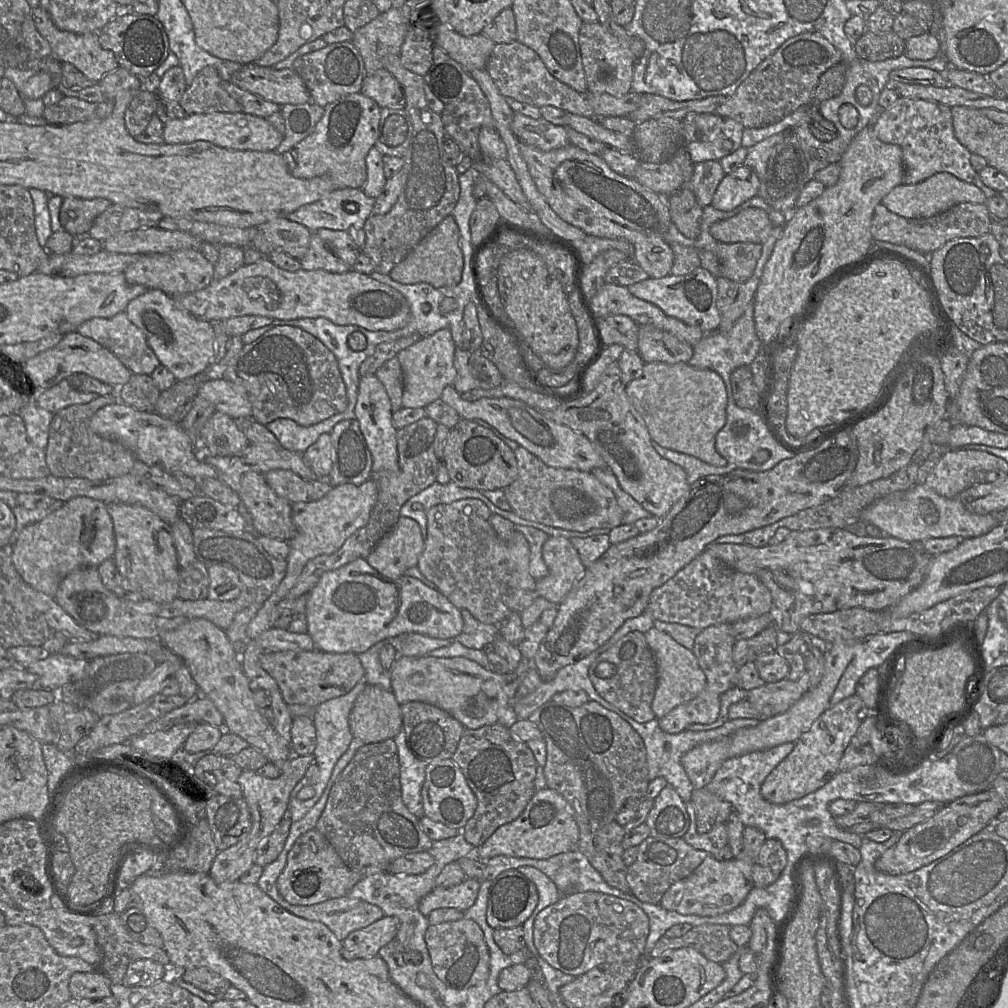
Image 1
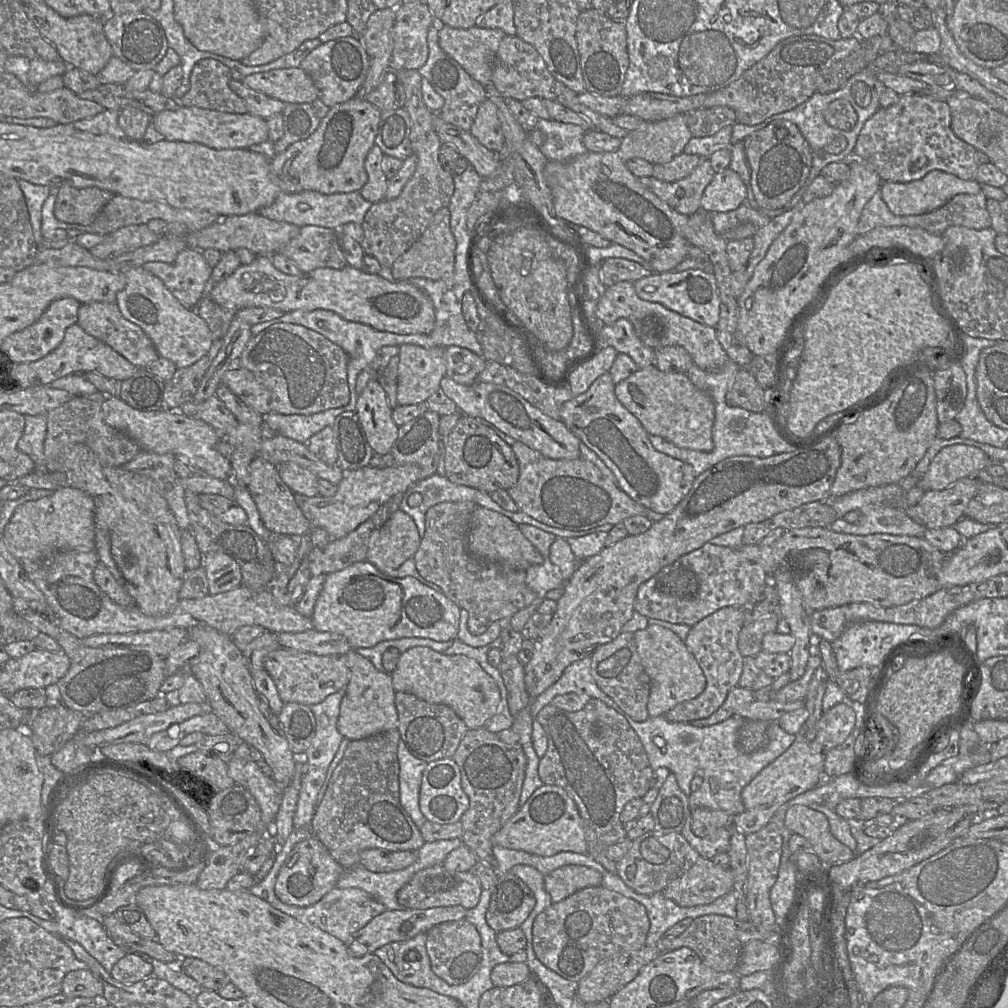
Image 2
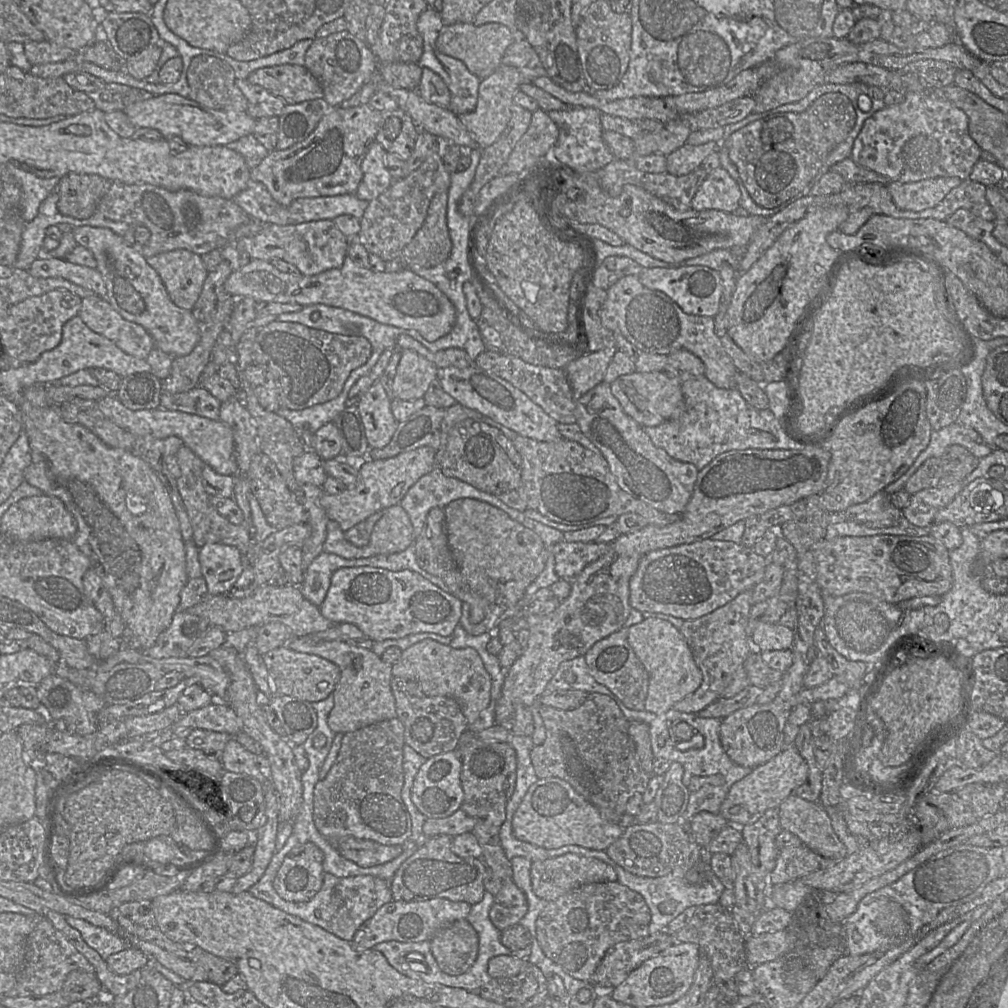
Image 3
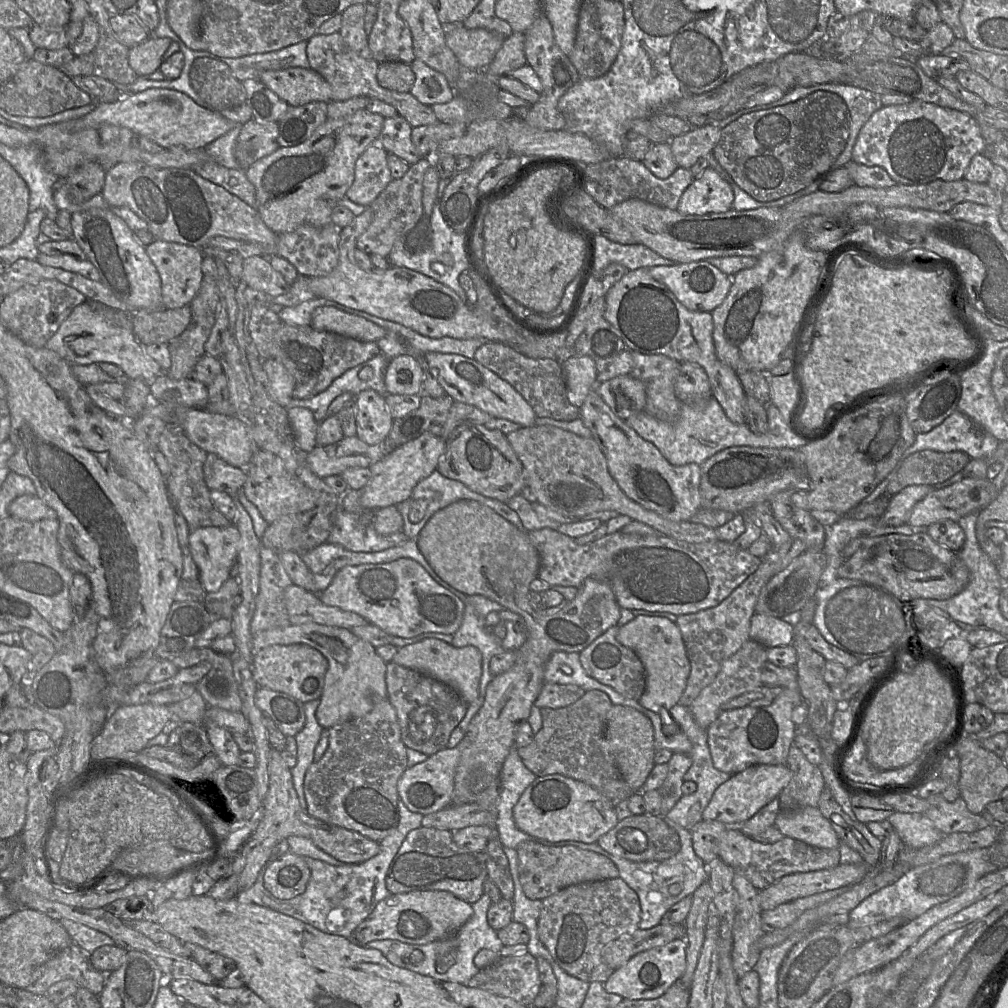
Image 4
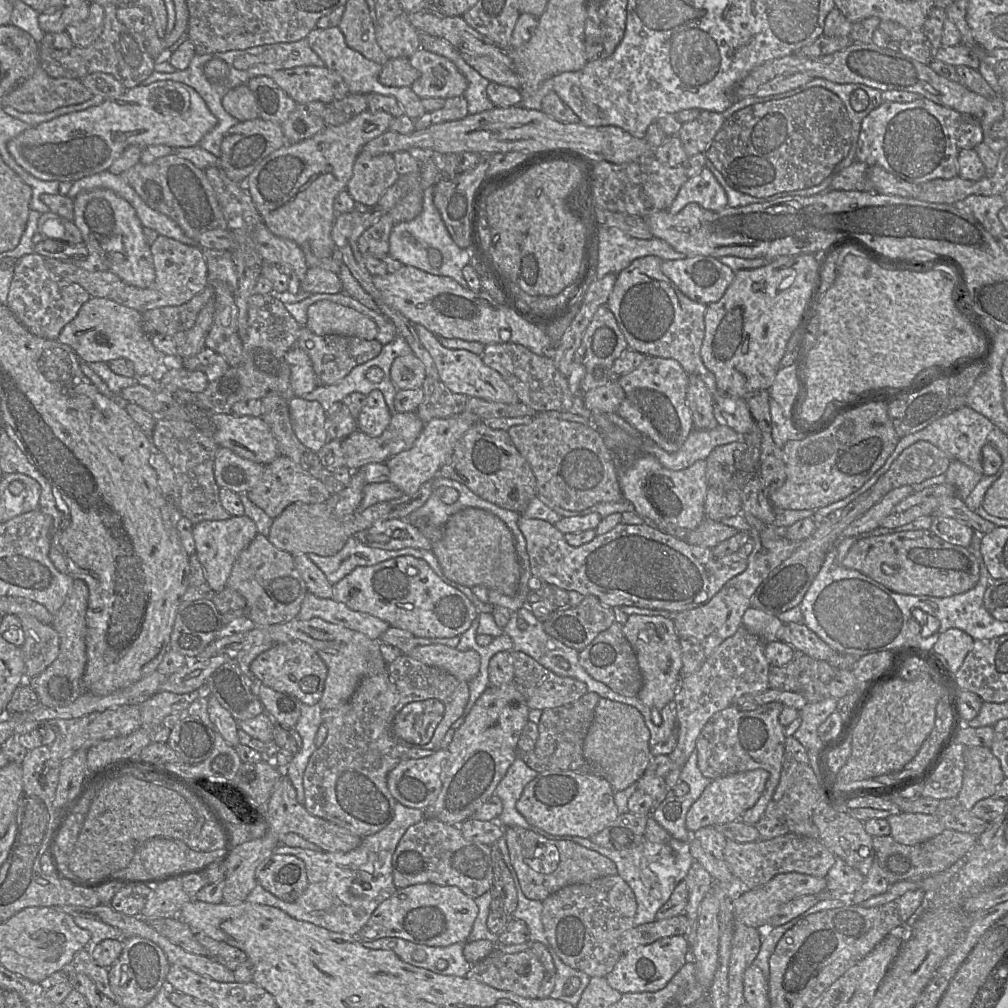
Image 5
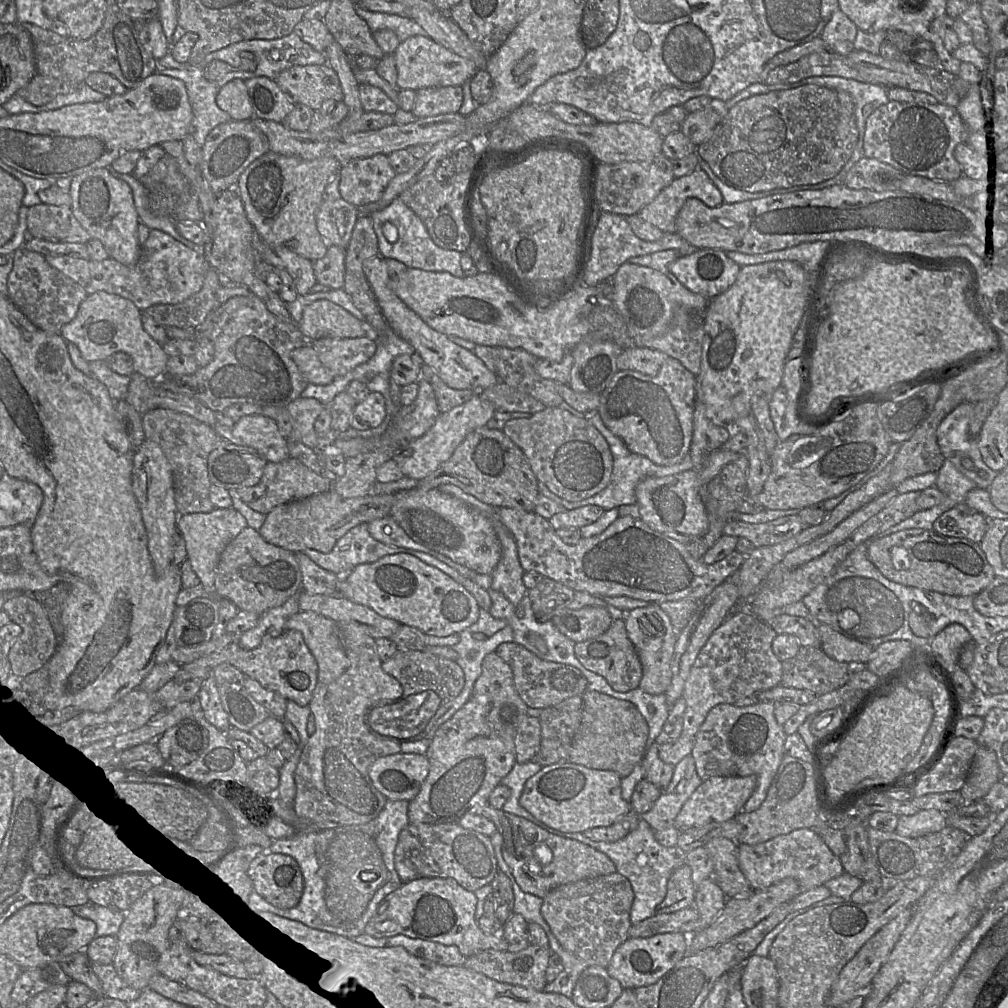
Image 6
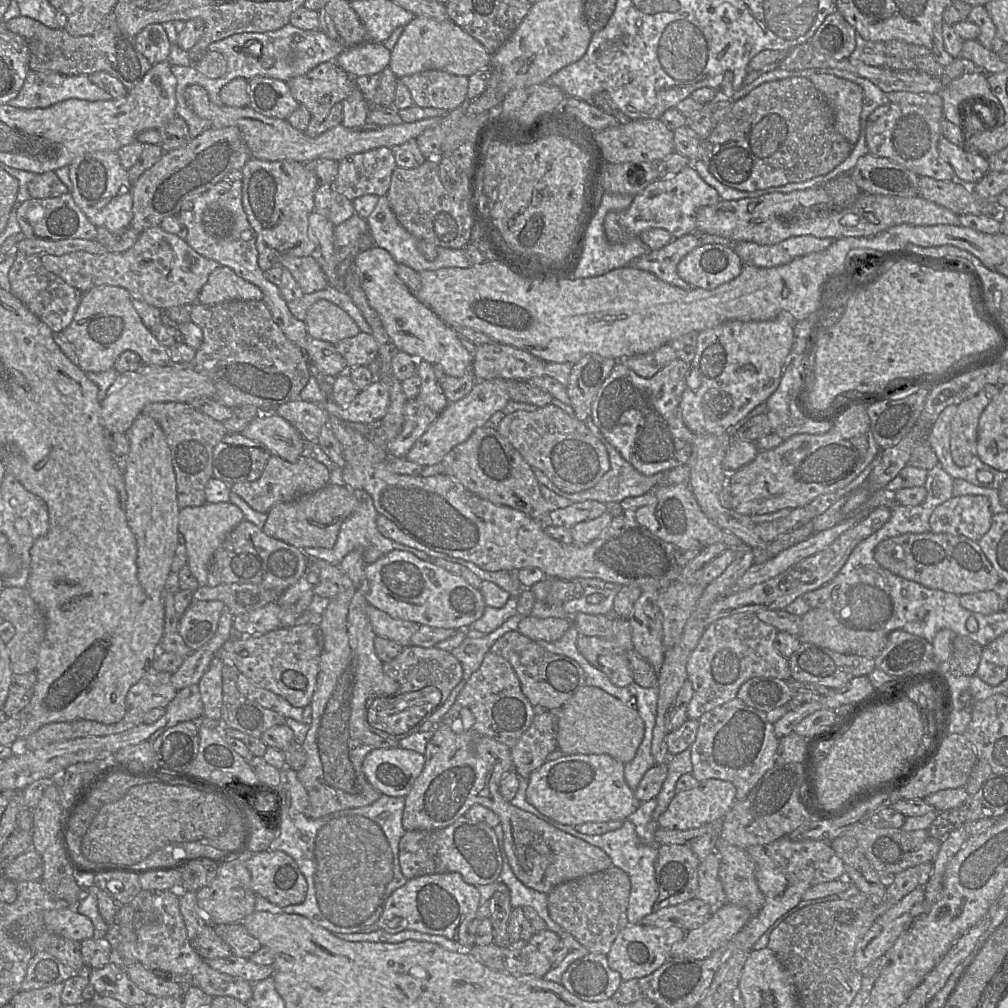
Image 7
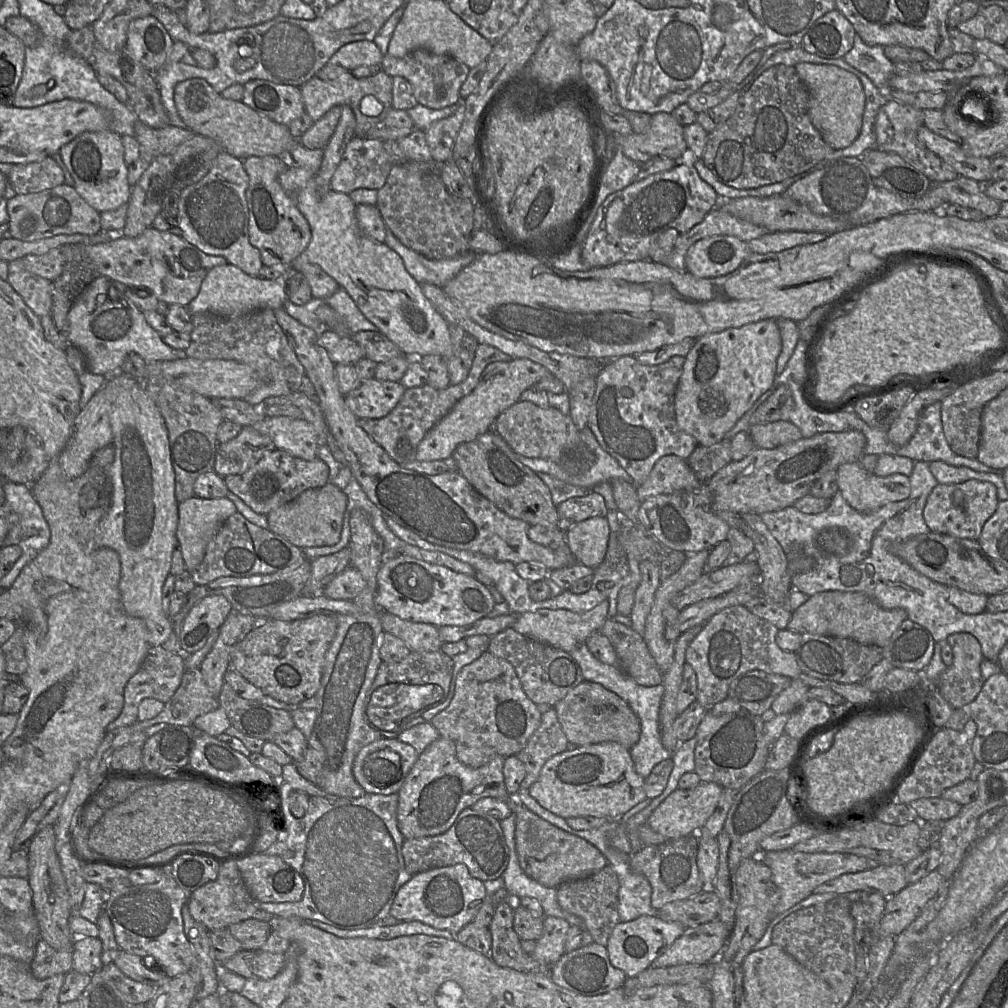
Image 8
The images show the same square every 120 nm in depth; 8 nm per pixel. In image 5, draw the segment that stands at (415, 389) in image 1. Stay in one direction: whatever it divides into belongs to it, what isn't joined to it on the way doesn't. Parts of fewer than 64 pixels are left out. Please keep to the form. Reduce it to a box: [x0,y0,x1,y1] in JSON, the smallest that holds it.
[390,353,425,390]

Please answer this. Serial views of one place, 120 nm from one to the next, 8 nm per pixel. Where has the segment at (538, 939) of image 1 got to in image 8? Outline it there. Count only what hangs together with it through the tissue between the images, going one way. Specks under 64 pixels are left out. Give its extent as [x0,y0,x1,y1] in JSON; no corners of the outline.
[557,865,621,946]

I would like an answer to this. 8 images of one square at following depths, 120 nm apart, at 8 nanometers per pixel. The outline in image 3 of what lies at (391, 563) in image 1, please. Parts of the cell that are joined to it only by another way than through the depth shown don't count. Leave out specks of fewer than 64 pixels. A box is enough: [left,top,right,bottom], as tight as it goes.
[368,504,415,555]

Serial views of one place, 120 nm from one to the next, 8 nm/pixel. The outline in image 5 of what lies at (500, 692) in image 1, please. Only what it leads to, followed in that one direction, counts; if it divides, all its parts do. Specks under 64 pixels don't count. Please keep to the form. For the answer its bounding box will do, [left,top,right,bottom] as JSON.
[406,644,480,683]

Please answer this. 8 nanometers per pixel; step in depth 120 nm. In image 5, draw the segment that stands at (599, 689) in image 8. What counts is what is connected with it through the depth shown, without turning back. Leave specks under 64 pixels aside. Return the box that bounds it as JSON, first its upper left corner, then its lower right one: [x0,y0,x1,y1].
[583,697,651,791]

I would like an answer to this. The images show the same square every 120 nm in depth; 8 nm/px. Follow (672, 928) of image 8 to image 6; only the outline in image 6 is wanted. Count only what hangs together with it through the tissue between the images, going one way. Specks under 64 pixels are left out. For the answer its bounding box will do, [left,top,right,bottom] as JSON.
[607,933,689,989]

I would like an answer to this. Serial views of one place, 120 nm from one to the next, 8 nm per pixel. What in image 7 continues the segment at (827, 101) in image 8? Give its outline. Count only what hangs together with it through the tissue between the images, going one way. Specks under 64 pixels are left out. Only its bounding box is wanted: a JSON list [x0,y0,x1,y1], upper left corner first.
[809,73,863,146]

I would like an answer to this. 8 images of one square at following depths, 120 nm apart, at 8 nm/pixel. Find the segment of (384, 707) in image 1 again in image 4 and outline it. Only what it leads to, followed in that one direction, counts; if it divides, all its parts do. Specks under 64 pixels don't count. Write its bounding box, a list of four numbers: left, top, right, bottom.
[253,623,388,729]

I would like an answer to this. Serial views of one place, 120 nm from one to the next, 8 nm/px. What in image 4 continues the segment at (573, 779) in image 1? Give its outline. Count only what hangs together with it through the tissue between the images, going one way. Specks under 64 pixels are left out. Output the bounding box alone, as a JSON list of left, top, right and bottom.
[517,690,635,806]

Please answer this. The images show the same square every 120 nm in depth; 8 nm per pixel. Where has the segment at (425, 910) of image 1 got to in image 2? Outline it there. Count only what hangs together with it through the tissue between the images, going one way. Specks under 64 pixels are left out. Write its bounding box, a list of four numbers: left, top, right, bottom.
[397,864,482,910]

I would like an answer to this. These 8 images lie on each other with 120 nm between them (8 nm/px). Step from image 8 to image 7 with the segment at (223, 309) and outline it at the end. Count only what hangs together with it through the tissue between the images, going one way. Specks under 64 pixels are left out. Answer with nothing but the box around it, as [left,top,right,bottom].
[197,266,263,305]

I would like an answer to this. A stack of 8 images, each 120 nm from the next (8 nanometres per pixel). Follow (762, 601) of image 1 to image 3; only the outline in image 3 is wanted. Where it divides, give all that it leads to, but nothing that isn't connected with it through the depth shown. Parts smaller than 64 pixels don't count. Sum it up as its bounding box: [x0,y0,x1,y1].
[630,539,768,620]

